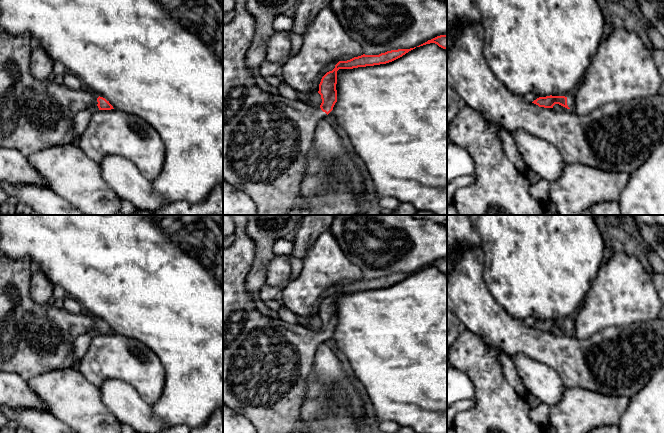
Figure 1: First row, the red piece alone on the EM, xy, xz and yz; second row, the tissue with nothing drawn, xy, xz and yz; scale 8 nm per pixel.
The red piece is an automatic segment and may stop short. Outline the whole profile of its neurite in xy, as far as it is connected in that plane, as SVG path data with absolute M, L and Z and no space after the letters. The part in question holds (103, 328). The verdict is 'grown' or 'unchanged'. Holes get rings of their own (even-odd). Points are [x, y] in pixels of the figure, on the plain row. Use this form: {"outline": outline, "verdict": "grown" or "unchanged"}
{"outline": "M0 250L0 371L16 373L26 381L57 369L77 369L80 360L73 351L73 344L77 337L95 329L99 334L114 333L109 325L98 321L86 311L73 314L64 307L57 308L53 304L33 301L30 296L31 265L30 258L13 259Z", "verdict": "grown"}

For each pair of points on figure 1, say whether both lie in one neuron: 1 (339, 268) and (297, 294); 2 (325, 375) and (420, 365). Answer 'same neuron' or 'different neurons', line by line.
1: same neuron
2: different neurons

